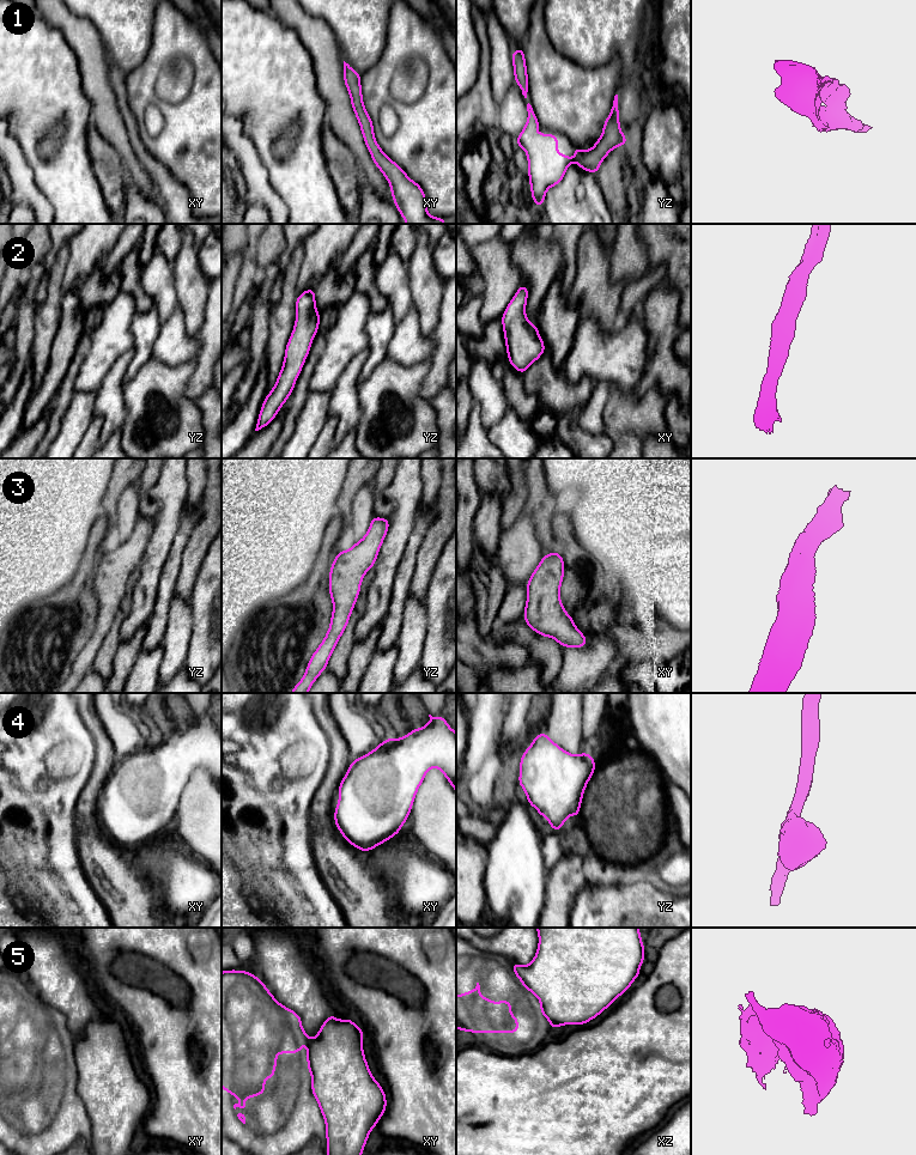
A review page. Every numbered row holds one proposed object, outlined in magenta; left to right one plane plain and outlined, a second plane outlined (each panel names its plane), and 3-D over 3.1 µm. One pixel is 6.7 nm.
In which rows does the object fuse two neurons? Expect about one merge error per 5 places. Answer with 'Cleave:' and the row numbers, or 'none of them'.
Cleave: 5

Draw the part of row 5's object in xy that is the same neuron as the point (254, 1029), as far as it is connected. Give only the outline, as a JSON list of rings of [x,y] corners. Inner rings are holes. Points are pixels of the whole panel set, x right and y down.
[[[248,971],[222,972],[222,1087],[226,1093],[241,1100],[233,1108],[244,1108],[244,1100],[265,1093],[265,1080],[274,1077],[278,1053],[301,1053],[301,1045],[308,1046],[307,1062],[311,1074],[309,1058],[309,1037],[302,1028],[302,1020],[293,1010],[280,1004],[266,985]]]

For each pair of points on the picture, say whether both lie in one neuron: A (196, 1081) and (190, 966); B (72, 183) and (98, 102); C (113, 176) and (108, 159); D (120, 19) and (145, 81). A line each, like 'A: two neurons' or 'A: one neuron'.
A: one neuron
B: two neurons
C: one neuron
D: two neurons

